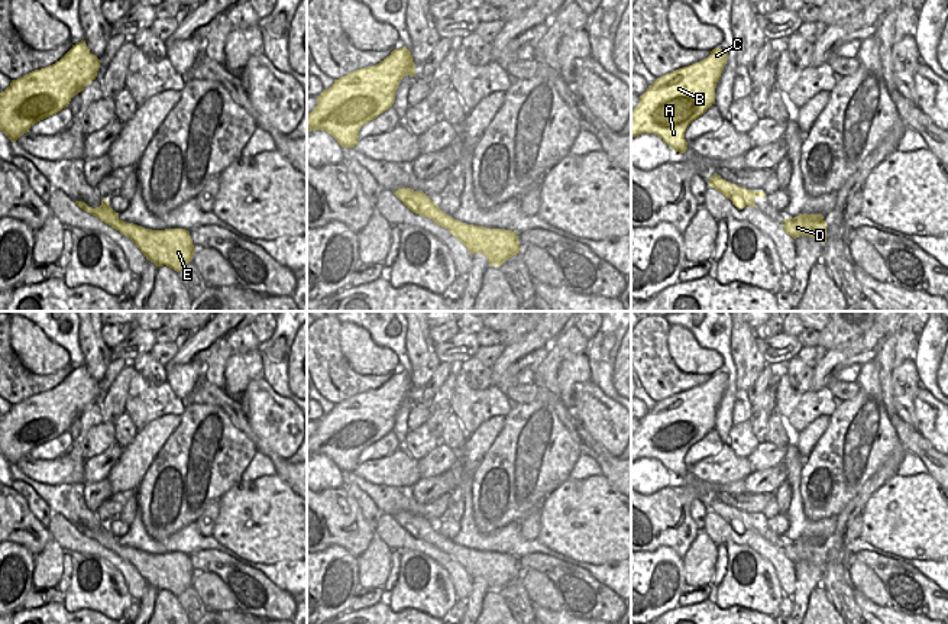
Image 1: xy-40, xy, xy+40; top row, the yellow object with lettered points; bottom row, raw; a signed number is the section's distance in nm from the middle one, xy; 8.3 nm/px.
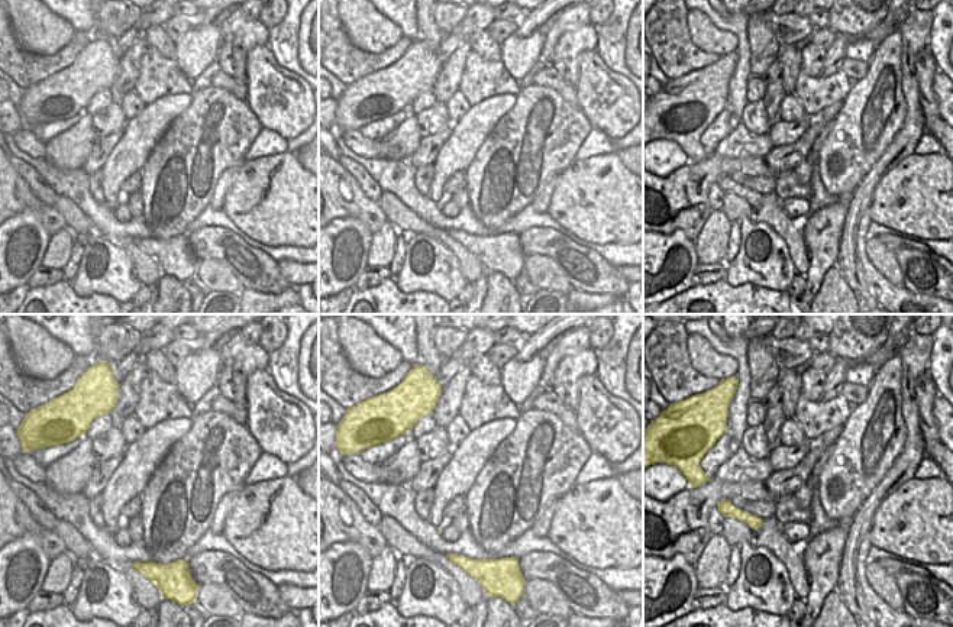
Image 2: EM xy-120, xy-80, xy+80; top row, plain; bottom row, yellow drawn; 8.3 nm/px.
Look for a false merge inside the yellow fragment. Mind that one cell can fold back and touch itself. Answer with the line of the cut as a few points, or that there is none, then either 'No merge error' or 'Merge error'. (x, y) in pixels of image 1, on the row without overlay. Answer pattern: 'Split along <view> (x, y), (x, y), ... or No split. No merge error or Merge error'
No split. No merge error.

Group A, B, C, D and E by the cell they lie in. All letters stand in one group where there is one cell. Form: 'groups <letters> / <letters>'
groups A B C D E

